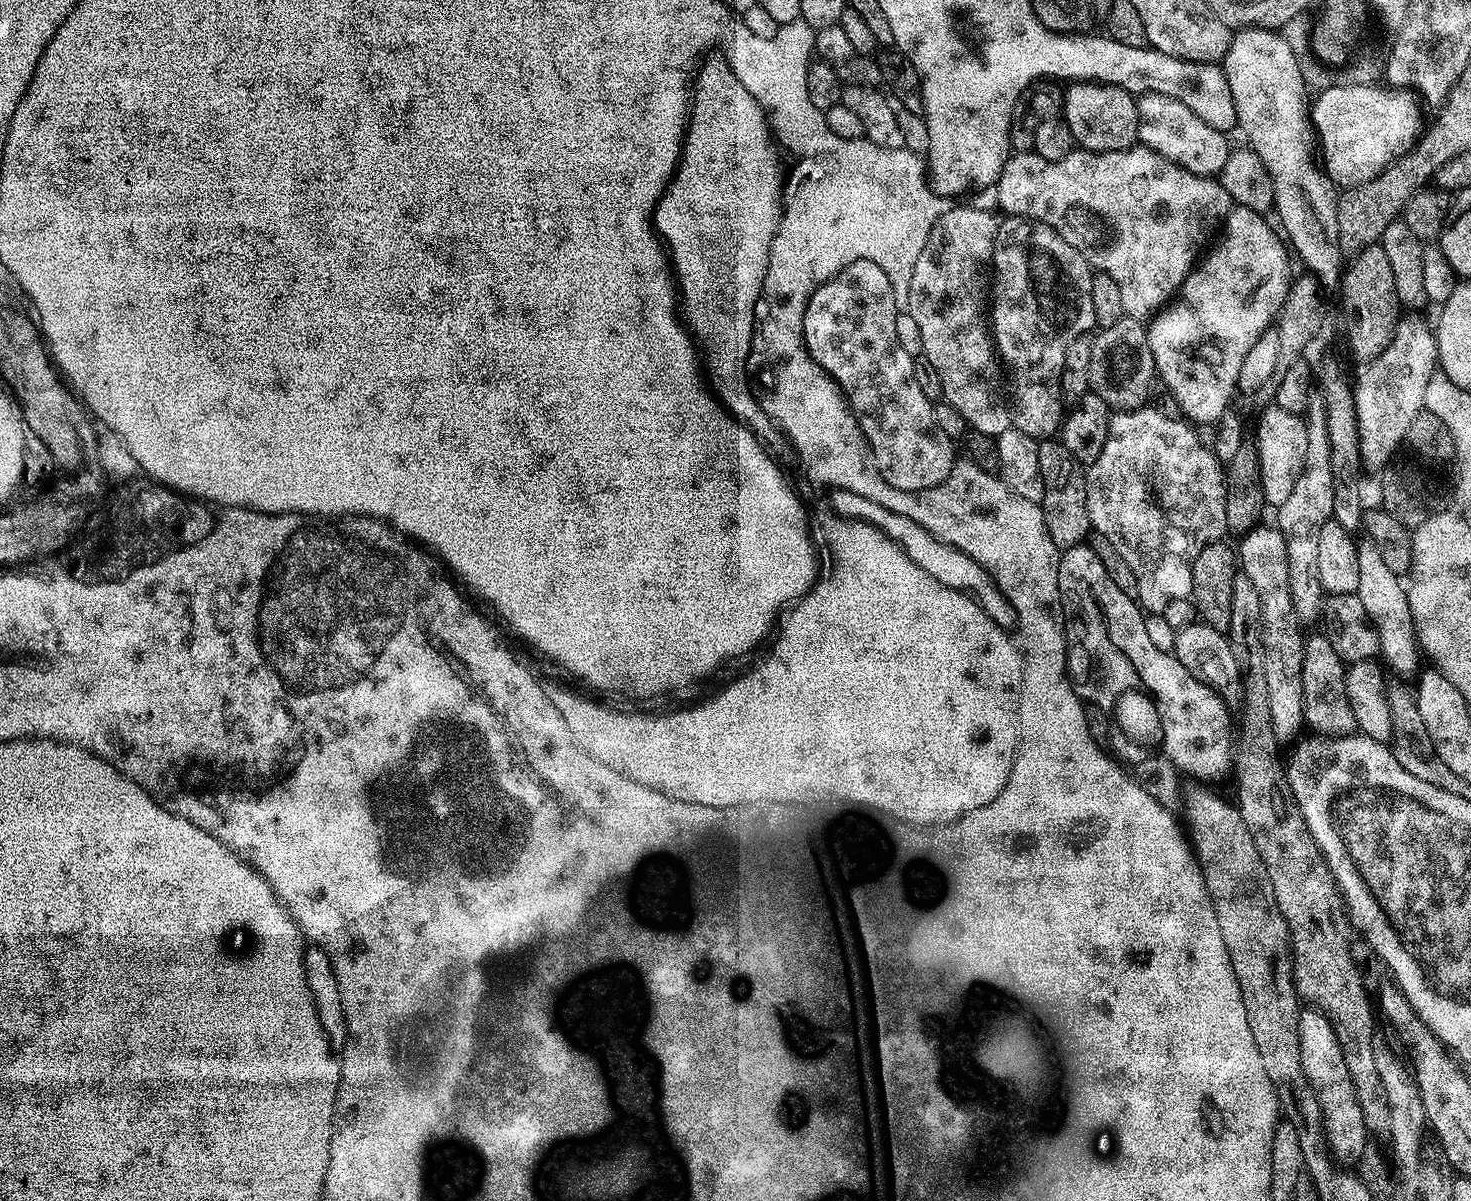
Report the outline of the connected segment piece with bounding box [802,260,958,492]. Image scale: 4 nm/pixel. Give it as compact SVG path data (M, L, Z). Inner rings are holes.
M856 260L815 288L812 297L803 305L804 347L815 364L840 387L872 448L880 477L901 492L923 492L947 480L953 466L958 463L957 445L938 430L933 401L922 394L918 378L914 378L916 361L898 343L898 330L894 330L897 311L894 286L890 278L886 278L886 270L873 260Z

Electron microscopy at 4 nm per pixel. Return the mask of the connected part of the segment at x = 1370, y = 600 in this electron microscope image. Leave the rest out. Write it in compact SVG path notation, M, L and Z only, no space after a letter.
M1372 539L1362 540L1359 541L1356 550L1358 554L1358 590L1355 595L1362 602L1362 606L1366 606L1366 614L1378 630L1383 663L1389 669L1392 667L1400 676L1413 675L1412 677L1415 677L1422 668L1420 665L1422 648L1418 643L1416 623L1410 610L1408 588L1404 584L1405 581L1396 576L1394 570L1390 570L1390 566L1386 566L1382 558L1382 550L1378 550L1378 546Z

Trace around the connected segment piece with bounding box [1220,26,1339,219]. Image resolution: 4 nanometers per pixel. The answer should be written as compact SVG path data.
M1255 26L1239 29L1233 35L1220 65L1230 88L1231 97L1234 98L1237 127L1240 130L1244 129L1249 147L1262 158L1268 171L1274 170L1276 176L1292 176L1292 180L1304 184L1304 190L1312 198L1312 204L1320 208L1322 217L1330 219L1337 214L1339 195L1332 180L1326 177L1317 165L1315 167L1308 156L1308 144L1300 132L1308 126L1305 118L1308 101L1306 102L1304 74L1291 44L1280 35L1282 34L1279 31Z

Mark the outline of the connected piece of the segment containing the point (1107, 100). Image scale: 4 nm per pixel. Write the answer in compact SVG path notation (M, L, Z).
M1072 82L1064 92L1062 118L1070 126L1077 145L1085 152L1122 152L1138 140L1137 97L1113 84Z

